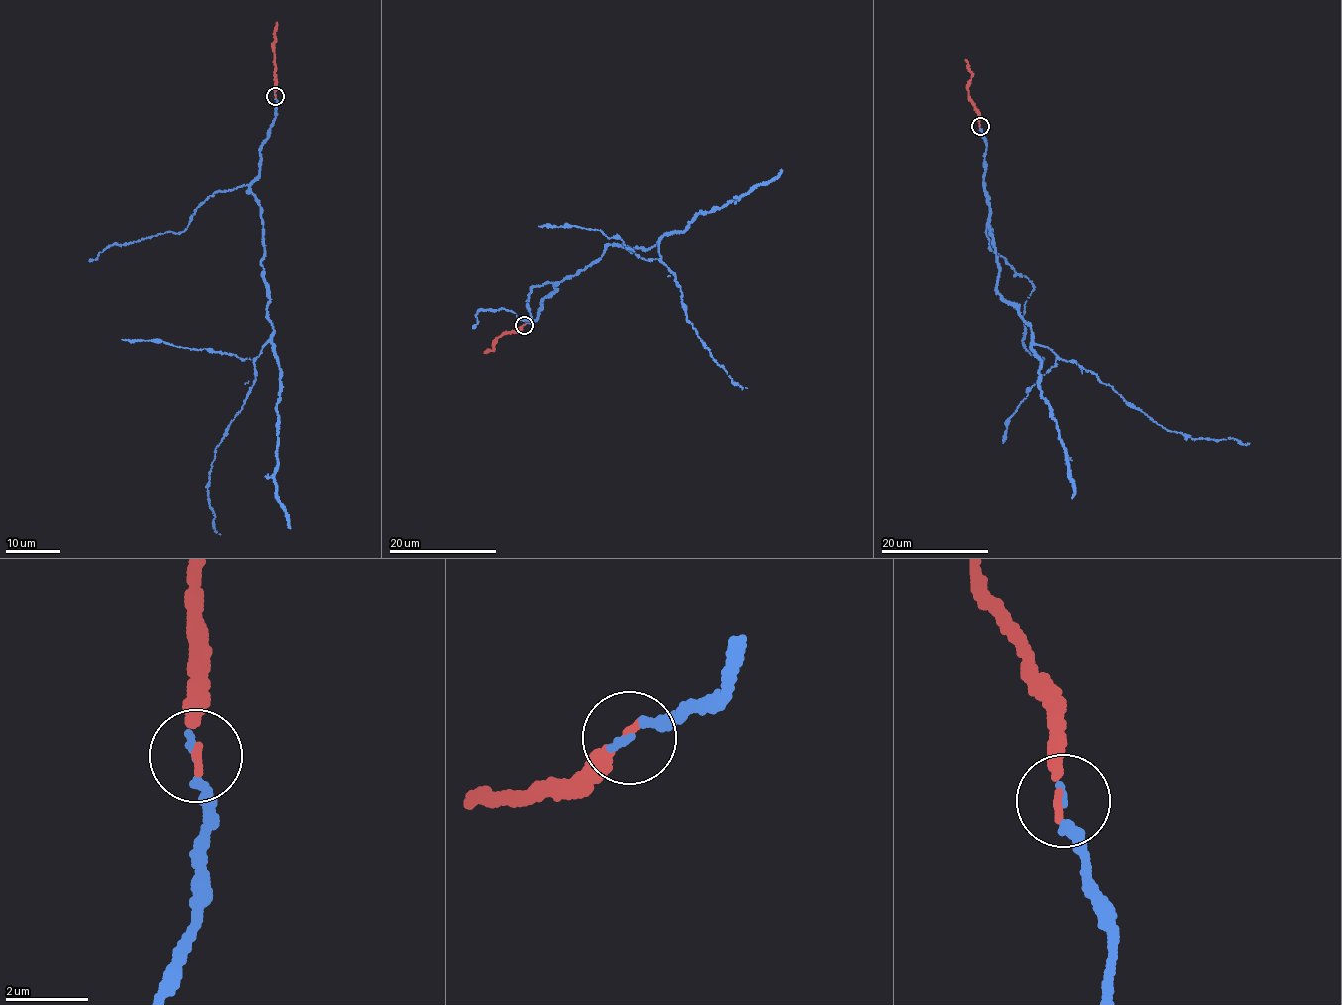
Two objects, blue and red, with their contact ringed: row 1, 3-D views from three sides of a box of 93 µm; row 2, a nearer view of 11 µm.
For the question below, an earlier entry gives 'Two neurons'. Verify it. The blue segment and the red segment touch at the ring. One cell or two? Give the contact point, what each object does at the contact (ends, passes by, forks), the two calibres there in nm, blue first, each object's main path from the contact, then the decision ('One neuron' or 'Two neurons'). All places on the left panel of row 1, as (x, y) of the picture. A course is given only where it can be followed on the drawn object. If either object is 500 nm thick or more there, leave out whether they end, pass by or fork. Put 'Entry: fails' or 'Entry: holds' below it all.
Place: (275, 96). At the ring blue ends. At the ring red ends. Thickness 220 nm (blue) against 200 nm. Course of blue: (275, 96), (249, 186), (273, 336), (211, 464), (207, 499), (220, 534). Course of red: (275, 96), (274, 43), (277, 22). One neuron
Entry: fails

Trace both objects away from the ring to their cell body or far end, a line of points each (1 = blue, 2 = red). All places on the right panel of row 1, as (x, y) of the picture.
1: (979, 126), (999, 277), (996, 293), (1029, 323), (1034, 342), (1094, 373), (1169, 430), (1193, 439), (1249, 443)
2: (979, 126), (978, 109), (968, 95), (972, 71), (965, 59)

